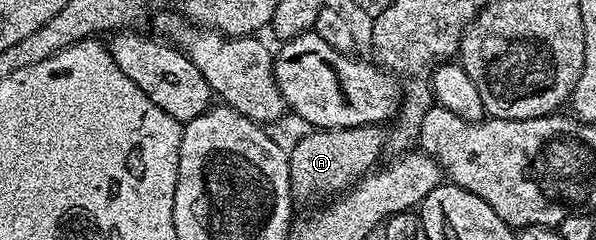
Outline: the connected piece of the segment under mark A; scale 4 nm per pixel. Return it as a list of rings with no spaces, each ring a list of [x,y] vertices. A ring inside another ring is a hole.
[[[362,124],[356,128],[325,128],[308,133],[295,145],[290,145],[287,158],[291,194],[296,201],[323,202],[338,197],[372,171],[380,163],[379,155],[385,152],[385,132],[378,124]]]

